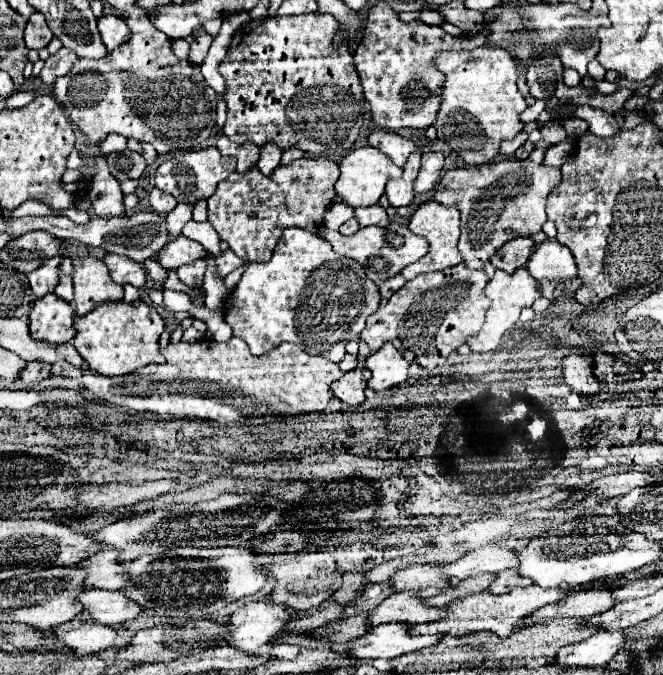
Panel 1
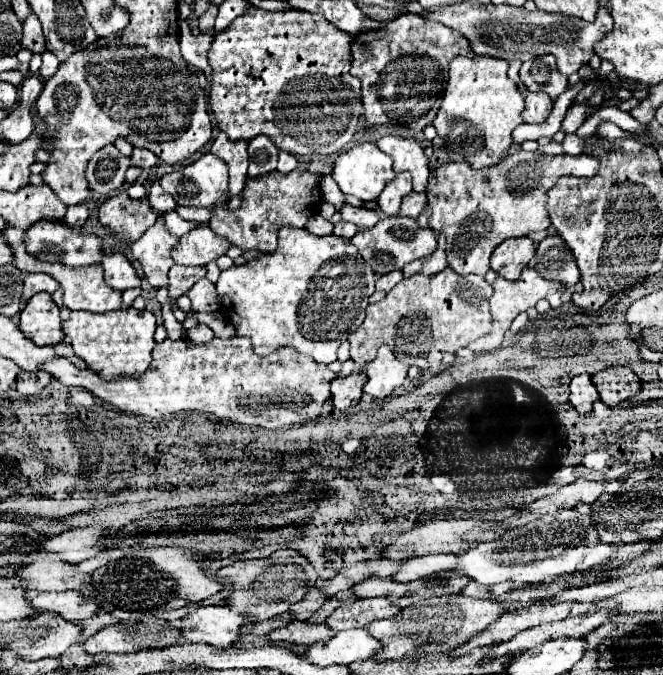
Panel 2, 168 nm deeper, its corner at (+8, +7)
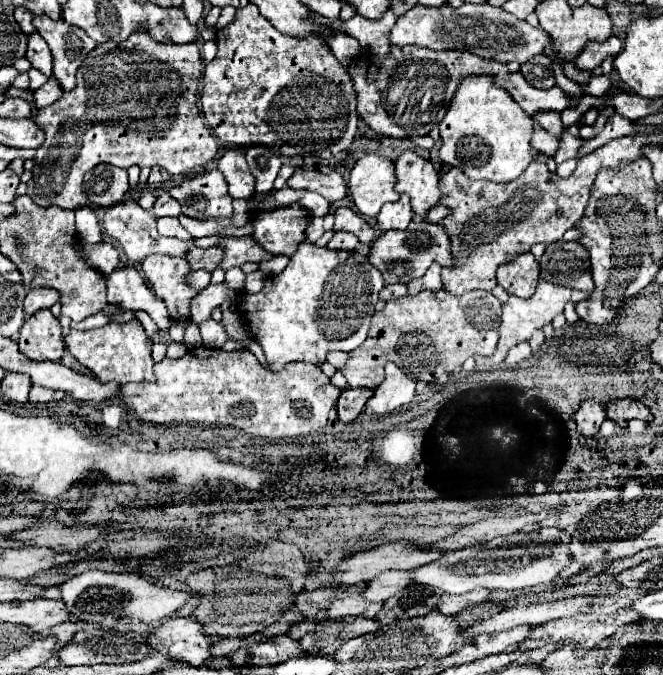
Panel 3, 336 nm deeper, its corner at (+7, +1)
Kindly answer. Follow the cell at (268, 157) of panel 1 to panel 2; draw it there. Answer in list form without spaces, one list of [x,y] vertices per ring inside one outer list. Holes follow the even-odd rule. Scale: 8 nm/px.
[[[267,135],[249,141],[249,177],[259,177],[275,171],[279,149]]]

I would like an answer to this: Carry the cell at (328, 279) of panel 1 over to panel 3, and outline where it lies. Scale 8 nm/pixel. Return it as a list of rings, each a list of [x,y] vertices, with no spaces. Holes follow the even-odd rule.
[[[304,241],[280,275],[266,277],[260,293],[238,293],[226,283],[208,285],[192,299],[192,321],[196,325],[208,321],[224,299],[234,299],[238,311],[248,321],[252,337],[264,349],[272,371],[280,371],[286,363],[294,361],[322,365],[328,351],[352,351],[364,343],[382,287],[382,273],[376,271],[366,255],[330,251]]]

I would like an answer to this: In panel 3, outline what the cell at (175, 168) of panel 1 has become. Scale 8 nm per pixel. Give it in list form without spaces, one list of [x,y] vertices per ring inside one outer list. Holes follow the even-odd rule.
[[[218,169],[184,181],[180,187],[174,187],[170,195],[182,205],[186,217],[204,221],[212,217],[232,217],[234,213],[228,183]]]

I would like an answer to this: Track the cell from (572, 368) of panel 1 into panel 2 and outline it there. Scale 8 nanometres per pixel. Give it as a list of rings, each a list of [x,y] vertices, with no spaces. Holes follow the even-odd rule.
[[[583,373],[583,375],[577,375],[571,379],[569,383],[569,391],[571,391],[571,405],[579,411],[579,413],[589,413],[591,411],[591,403],[595,399],[599,399],[597,395],[597,389],[591,381],[591,375]]]

